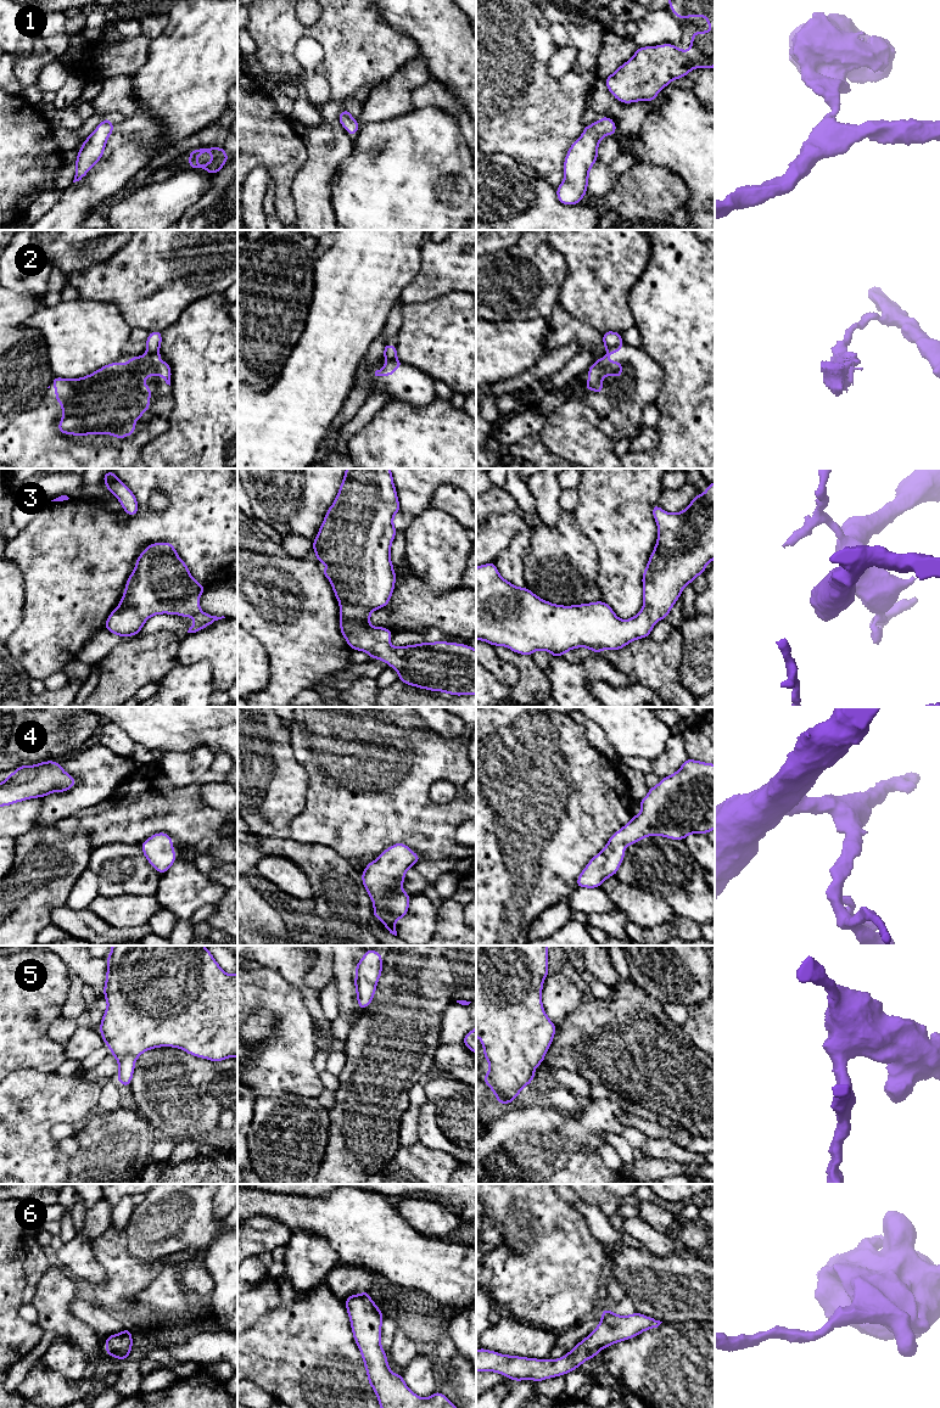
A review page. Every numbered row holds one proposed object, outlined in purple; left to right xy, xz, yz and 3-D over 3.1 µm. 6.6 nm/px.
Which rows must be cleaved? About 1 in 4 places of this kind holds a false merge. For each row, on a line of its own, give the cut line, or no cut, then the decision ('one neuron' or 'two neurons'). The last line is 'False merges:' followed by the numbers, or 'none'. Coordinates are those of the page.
1: no cut | one neuron
2: yz (621, 343), (614, 345), (608, 351) | two neurons
3: no cut | one neuron
4: no cut | one neuron
5: no cut | one neuron
6: no cut | one neuron
False merges: 2

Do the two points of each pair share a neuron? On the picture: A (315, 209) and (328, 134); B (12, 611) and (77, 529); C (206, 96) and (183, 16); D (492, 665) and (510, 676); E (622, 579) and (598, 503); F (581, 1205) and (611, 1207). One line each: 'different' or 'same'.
A: same
B: different
C: same
D: same
E: same
F: different

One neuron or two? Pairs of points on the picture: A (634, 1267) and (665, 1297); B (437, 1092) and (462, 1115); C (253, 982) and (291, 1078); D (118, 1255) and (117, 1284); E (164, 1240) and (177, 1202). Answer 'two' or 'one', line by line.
A: one
B: one
C: one
D: one
E: one

